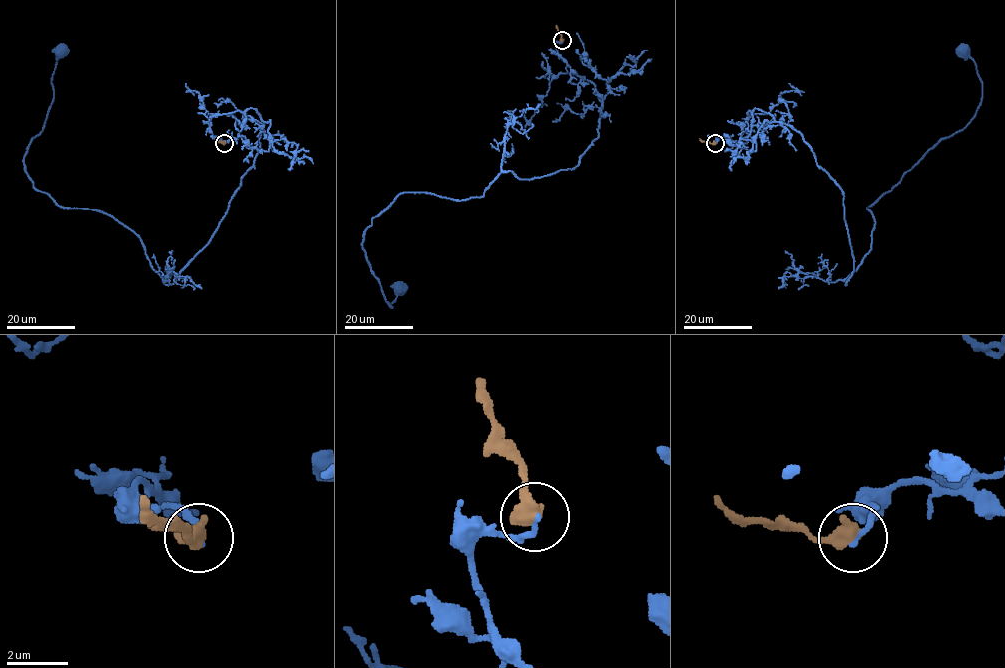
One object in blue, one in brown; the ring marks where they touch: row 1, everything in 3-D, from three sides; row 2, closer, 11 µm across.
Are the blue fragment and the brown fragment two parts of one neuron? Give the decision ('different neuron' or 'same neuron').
different neuron

